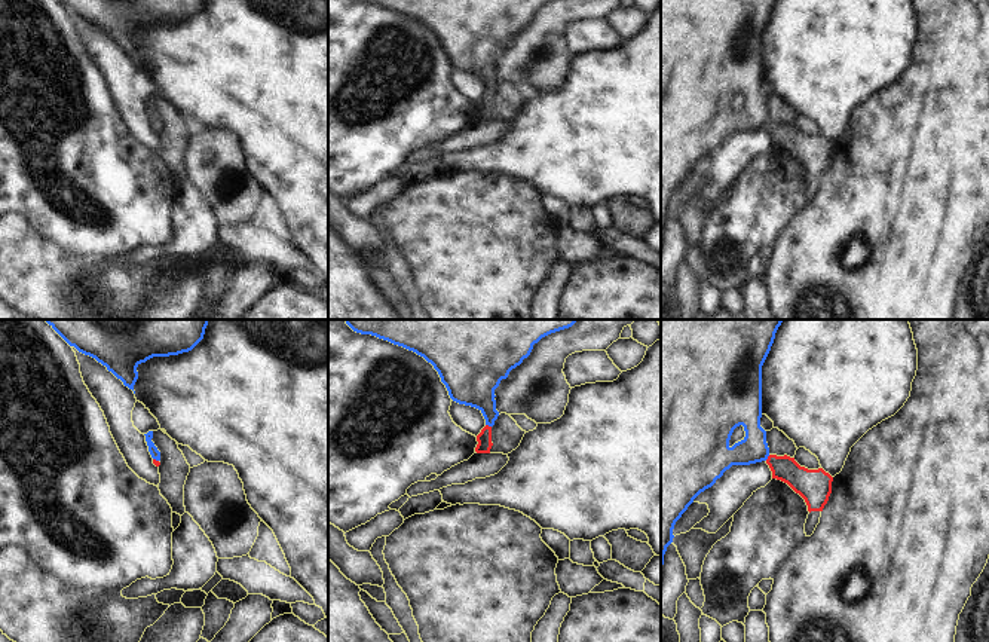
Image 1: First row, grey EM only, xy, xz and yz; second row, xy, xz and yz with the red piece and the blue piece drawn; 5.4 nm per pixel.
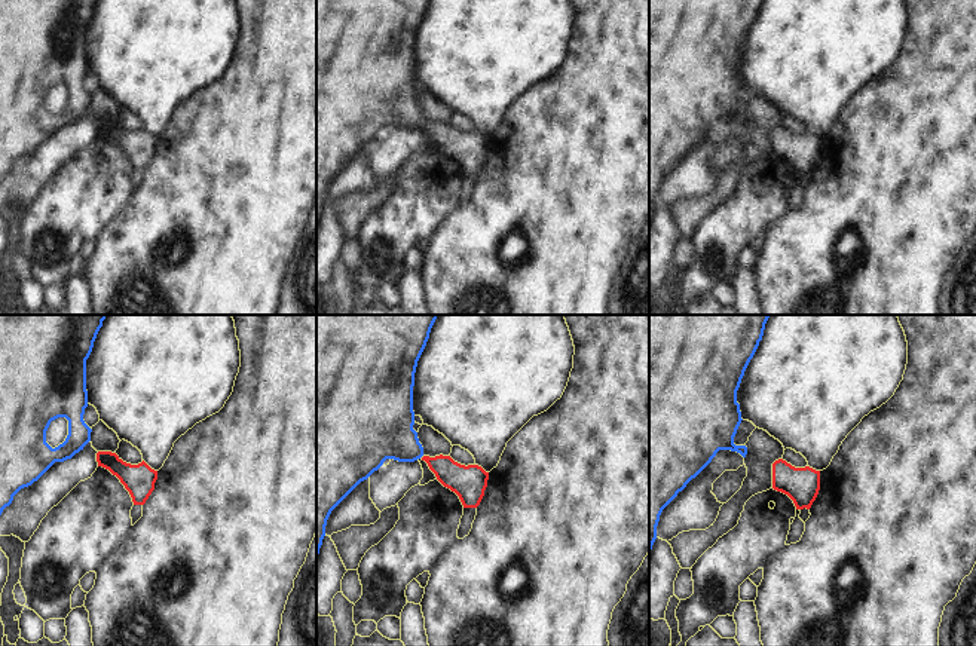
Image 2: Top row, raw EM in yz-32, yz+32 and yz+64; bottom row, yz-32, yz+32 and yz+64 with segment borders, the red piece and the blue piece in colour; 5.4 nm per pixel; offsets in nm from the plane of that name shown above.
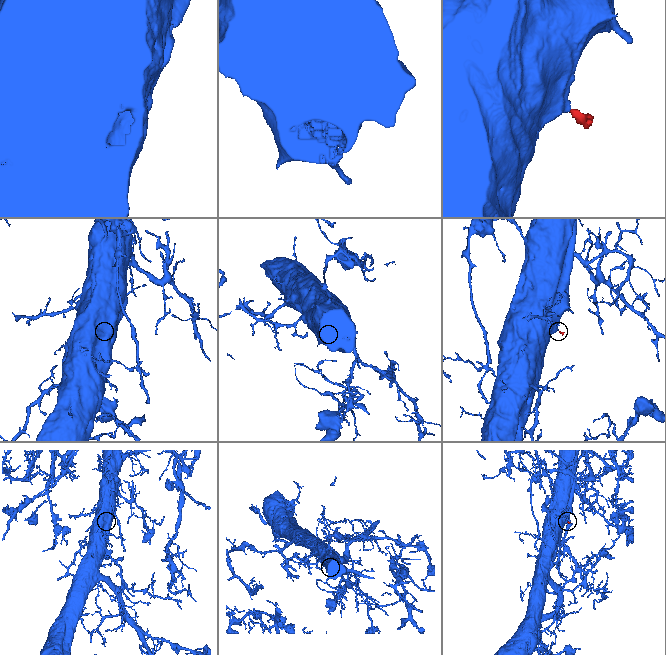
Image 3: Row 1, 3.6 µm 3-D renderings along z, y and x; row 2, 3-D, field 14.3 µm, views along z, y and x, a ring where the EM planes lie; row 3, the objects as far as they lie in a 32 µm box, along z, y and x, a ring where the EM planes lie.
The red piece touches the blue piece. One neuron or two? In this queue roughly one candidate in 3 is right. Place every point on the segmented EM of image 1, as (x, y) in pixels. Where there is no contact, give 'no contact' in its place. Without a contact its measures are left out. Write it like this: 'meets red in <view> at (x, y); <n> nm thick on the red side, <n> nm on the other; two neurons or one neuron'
meets red in xz at (487, 425); 80 nm thick on the red side, 260 nm on the other; one neuron

